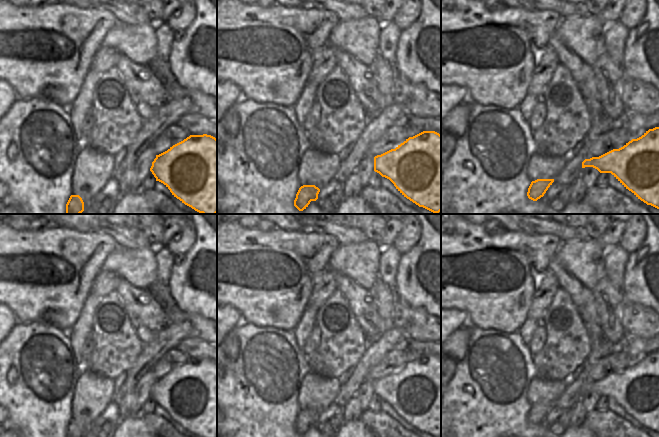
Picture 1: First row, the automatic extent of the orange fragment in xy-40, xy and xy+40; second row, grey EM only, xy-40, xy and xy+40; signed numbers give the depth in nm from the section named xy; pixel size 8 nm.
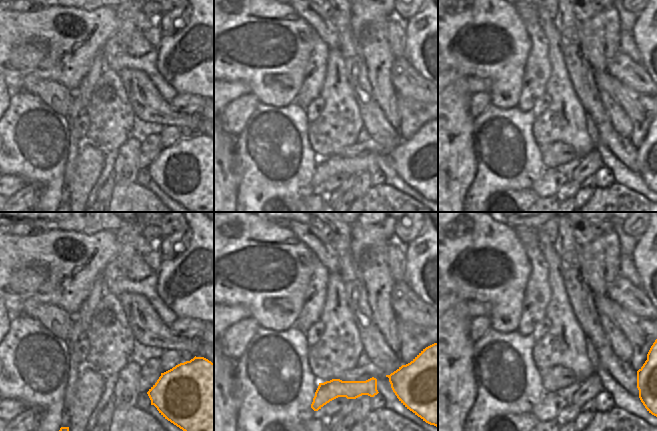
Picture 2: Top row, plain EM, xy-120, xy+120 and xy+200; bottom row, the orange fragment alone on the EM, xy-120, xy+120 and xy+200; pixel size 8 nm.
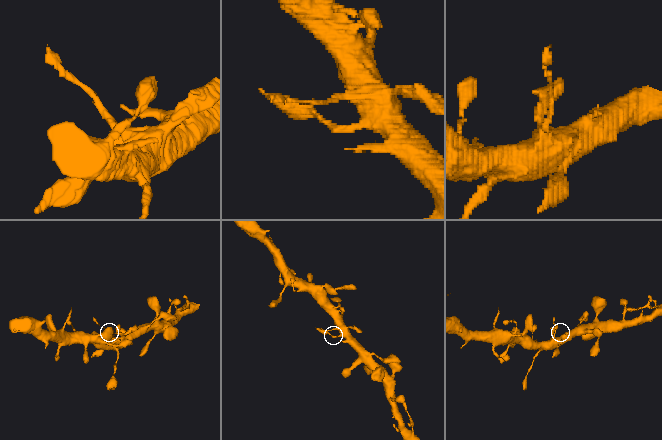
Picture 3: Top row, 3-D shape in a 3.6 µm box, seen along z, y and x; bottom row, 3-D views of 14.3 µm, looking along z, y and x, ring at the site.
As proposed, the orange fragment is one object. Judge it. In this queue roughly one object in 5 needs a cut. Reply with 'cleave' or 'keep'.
keep

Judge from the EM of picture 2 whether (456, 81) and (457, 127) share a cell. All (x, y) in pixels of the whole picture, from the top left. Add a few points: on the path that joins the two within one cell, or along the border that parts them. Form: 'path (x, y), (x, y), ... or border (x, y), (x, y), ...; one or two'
path (456, 92), (456, 116); one

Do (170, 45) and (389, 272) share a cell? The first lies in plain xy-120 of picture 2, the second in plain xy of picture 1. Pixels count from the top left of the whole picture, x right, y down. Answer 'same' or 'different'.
different

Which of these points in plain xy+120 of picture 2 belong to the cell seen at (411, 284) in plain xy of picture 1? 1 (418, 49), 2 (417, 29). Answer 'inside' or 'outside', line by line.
1: inside
2: inside

